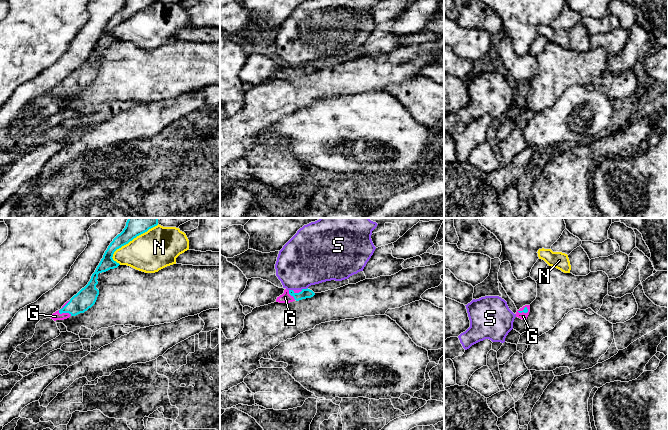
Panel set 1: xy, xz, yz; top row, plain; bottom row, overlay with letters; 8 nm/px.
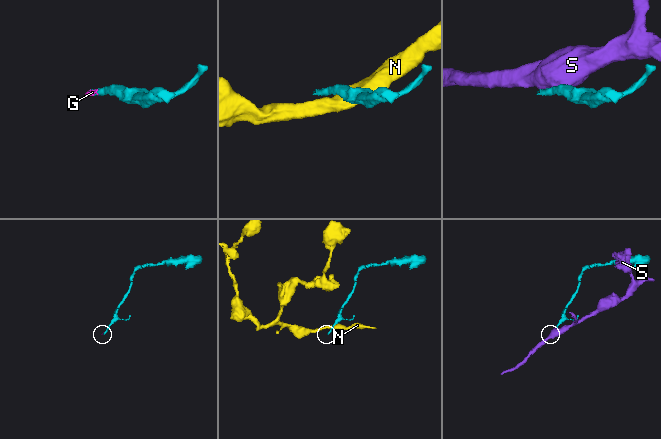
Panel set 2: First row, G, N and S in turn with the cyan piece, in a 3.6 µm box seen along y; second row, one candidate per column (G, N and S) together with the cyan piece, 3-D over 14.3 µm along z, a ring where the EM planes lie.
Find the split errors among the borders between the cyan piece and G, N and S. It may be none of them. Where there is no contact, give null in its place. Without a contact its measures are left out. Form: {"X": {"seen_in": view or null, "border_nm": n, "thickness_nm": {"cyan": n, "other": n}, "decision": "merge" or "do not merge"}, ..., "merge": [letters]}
{"G": {"seen_in": "xy", "border_nm": 120, "thickness_nm": {"cyan": 160, "other": 70}, "decision": "merge"}, "N": {"seen_in": "xy", "border_nm": 480, "thickness_nm": {"cyan": 220, "other": 320}, "decision": "do not merge"}, "S": {"seen_in": "xz", "border_nm": 60, "thickness_nm": {"cyan": 80, "other": 420}, "decision": "do not merge"}, "merge": ["G"]}

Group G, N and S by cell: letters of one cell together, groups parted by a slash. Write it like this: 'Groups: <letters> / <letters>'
Groups: G / N / S

